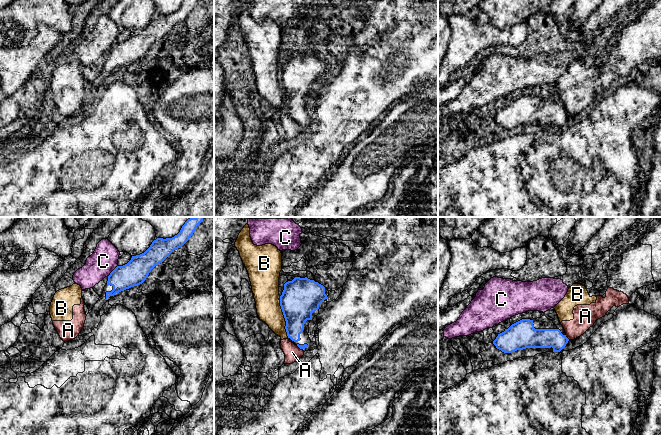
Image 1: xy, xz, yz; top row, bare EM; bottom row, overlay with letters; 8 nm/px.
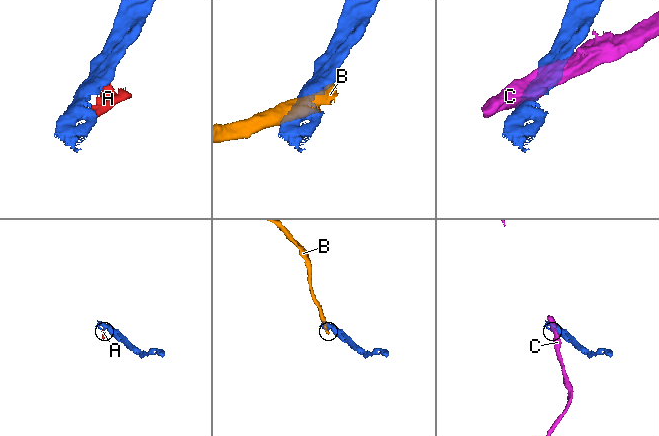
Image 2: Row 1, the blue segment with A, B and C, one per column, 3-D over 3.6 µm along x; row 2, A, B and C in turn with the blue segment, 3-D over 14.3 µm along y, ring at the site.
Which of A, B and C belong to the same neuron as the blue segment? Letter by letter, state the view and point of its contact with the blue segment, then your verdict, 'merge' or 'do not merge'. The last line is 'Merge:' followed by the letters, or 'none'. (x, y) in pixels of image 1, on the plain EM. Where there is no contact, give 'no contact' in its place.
A: contact yz (566, 113); do not merge
B: contact xz (285, 95); do not merge
C: contact xy (112, 47); do not merge
Merge: none

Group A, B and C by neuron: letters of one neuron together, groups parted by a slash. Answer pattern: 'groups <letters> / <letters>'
groups A B / C

